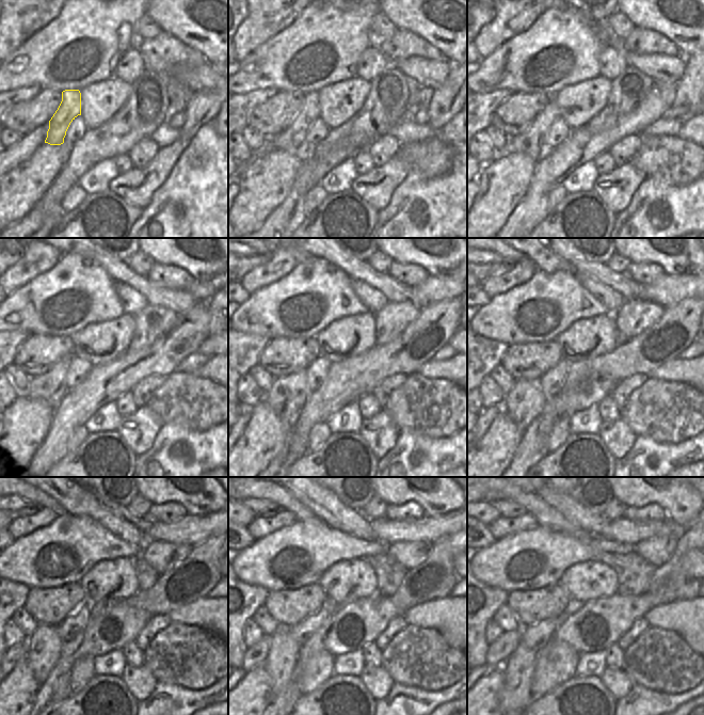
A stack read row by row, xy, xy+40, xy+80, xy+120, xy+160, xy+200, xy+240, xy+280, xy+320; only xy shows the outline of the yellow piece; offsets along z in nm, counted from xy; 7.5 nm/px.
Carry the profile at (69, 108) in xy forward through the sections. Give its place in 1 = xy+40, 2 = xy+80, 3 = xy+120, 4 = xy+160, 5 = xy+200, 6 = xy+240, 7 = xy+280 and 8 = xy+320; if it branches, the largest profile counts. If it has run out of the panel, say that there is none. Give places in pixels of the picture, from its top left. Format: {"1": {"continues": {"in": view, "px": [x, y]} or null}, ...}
{"1": {"continues": {"in": "xy+40", "px": [291, 140]}}, "2": {"continues": {"in": "xy+80", "px": [532, 142]}}, "3": {"continues": {"in": "xy+120", "px": [51, 386]}}, "4": {"continues": {"in": "xy+160", "px": [287, 395]}}, "5": {"continues": {"in": "xy+200", "px": [524, 402]}}, "6": {"continues": {"in": "xy+240", "px": [44, 645]}}, "7": {"continues": {"in": "xy+280", "px": [283, 654]}}, "8": {"continues": {"in": "xy+320", "px": [515, 694]}}}

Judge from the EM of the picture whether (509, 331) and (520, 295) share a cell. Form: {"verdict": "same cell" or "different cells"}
{"verdict": "same cell"}

